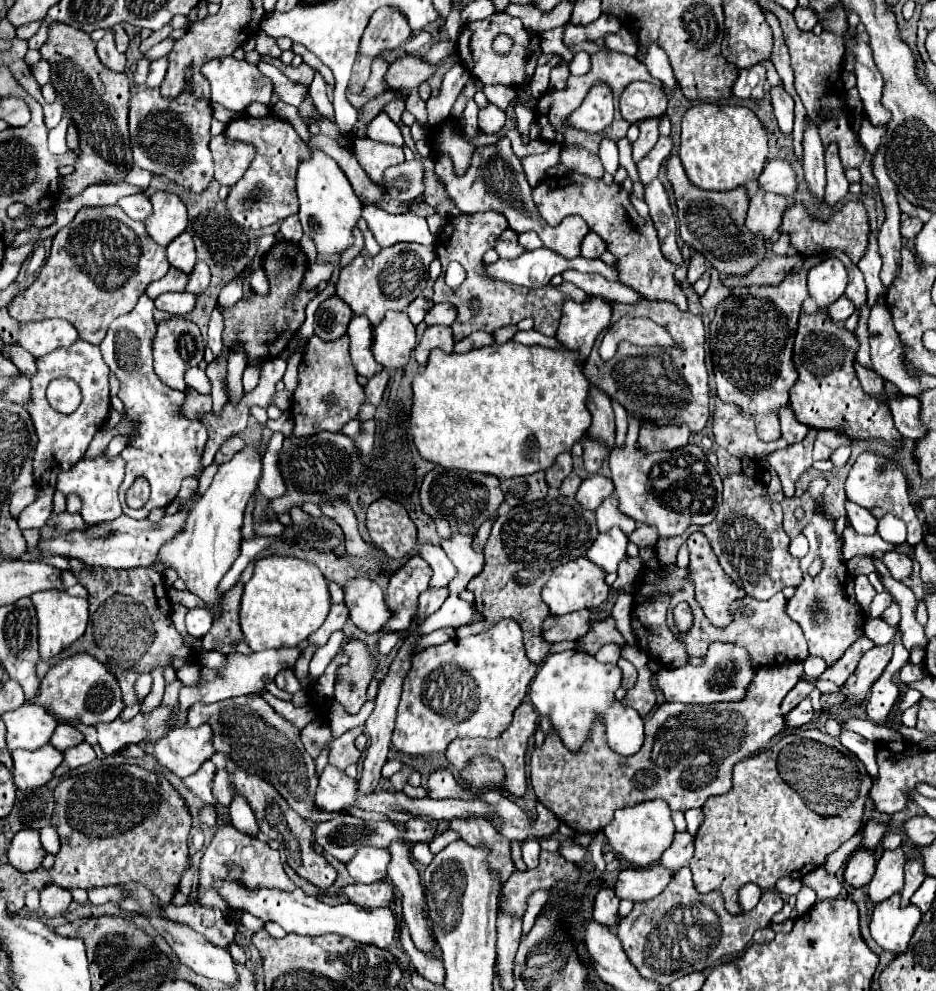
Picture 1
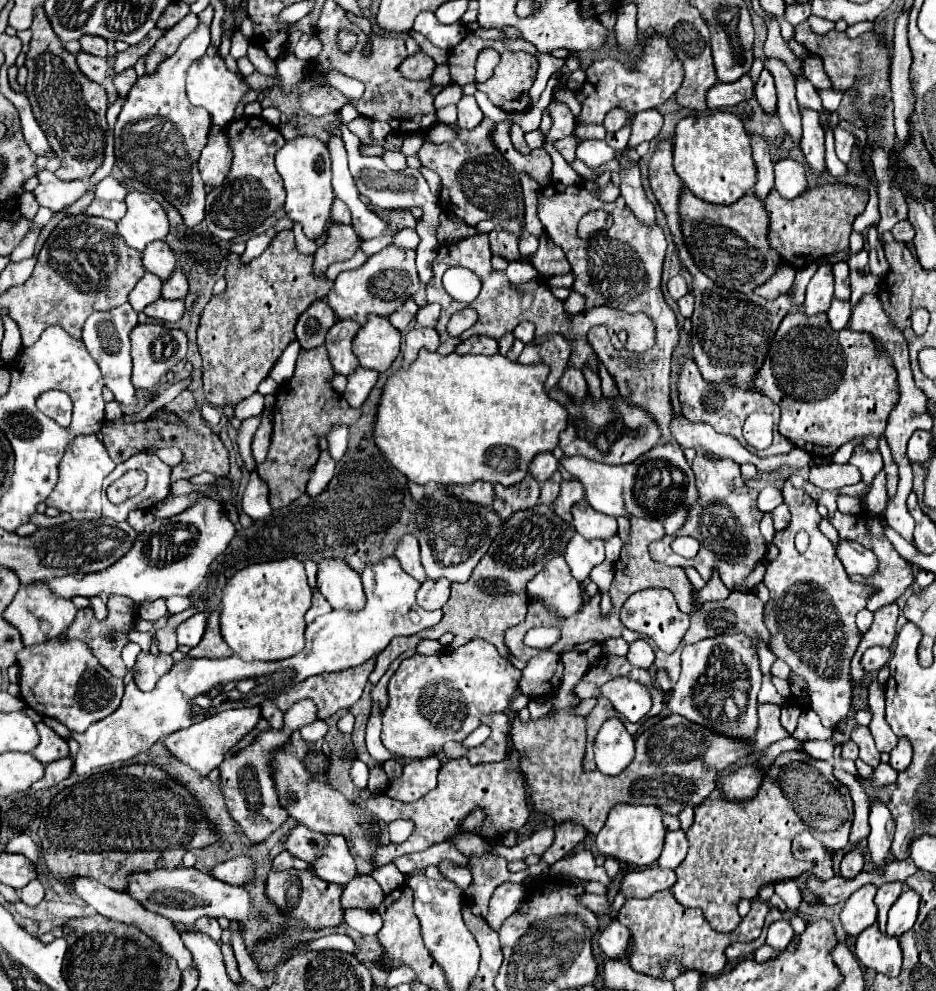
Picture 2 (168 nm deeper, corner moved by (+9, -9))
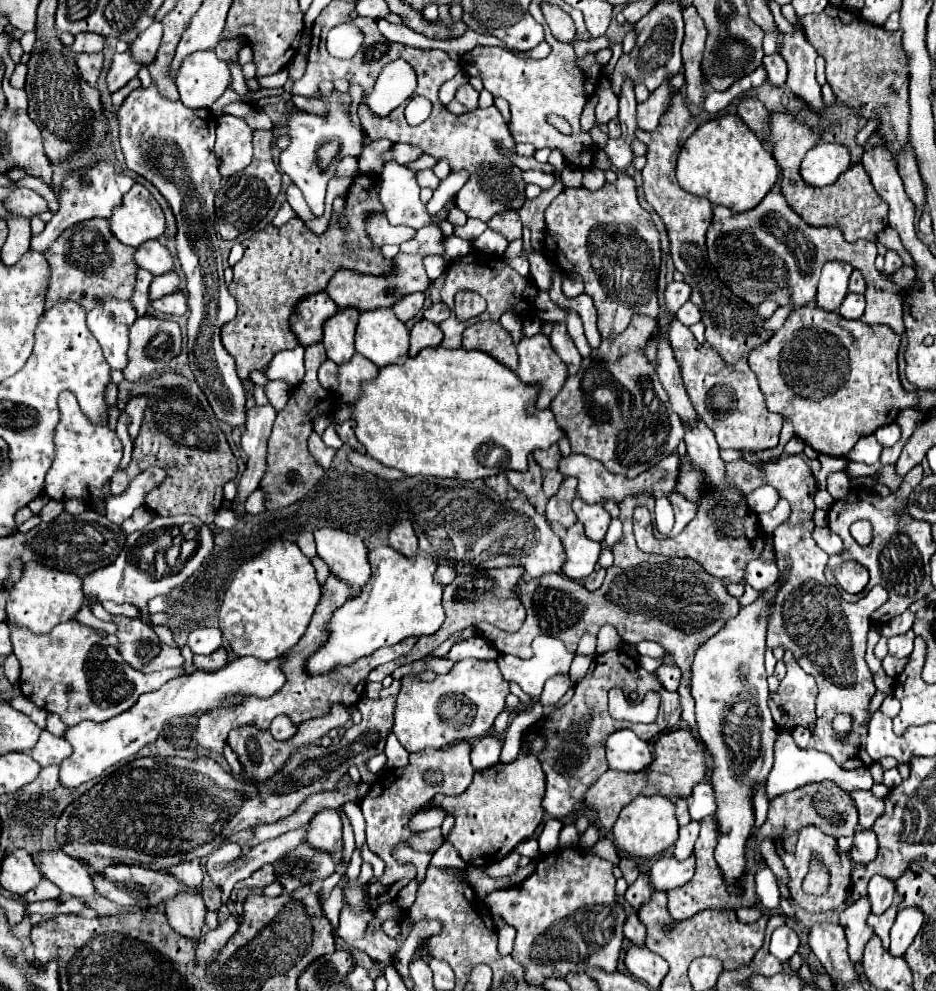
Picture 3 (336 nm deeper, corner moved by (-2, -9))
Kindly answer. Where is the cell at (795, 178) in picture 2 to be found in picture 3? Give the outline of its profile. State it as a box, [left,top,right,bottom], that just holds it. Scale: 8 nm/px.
[801,144,851,186]

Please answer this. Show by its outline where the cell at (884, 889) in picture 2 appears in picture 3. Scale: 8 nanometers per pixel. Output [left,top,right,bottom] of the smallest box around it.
[867,904,897,948]

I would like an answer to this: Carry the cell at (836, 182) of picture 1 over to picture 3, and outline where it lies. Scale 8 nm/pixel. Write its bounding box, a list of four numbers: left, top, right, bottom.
[779,24,823,110]

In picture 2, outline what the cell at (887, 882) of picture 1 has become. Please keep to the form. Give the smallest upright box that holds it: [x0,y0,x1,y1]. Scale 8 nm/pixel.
[840,884,878,936]

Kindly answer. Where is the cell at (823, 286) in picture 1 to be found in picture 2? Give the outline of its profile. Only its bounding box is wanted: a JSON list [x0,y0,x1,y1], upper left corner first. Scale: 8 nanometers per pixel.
[804,264,834,316]

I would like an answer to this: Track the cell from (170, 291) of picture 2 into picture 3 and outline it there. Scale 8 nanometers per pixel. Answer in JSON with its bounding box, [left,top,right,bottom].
[149,272,179,300]

